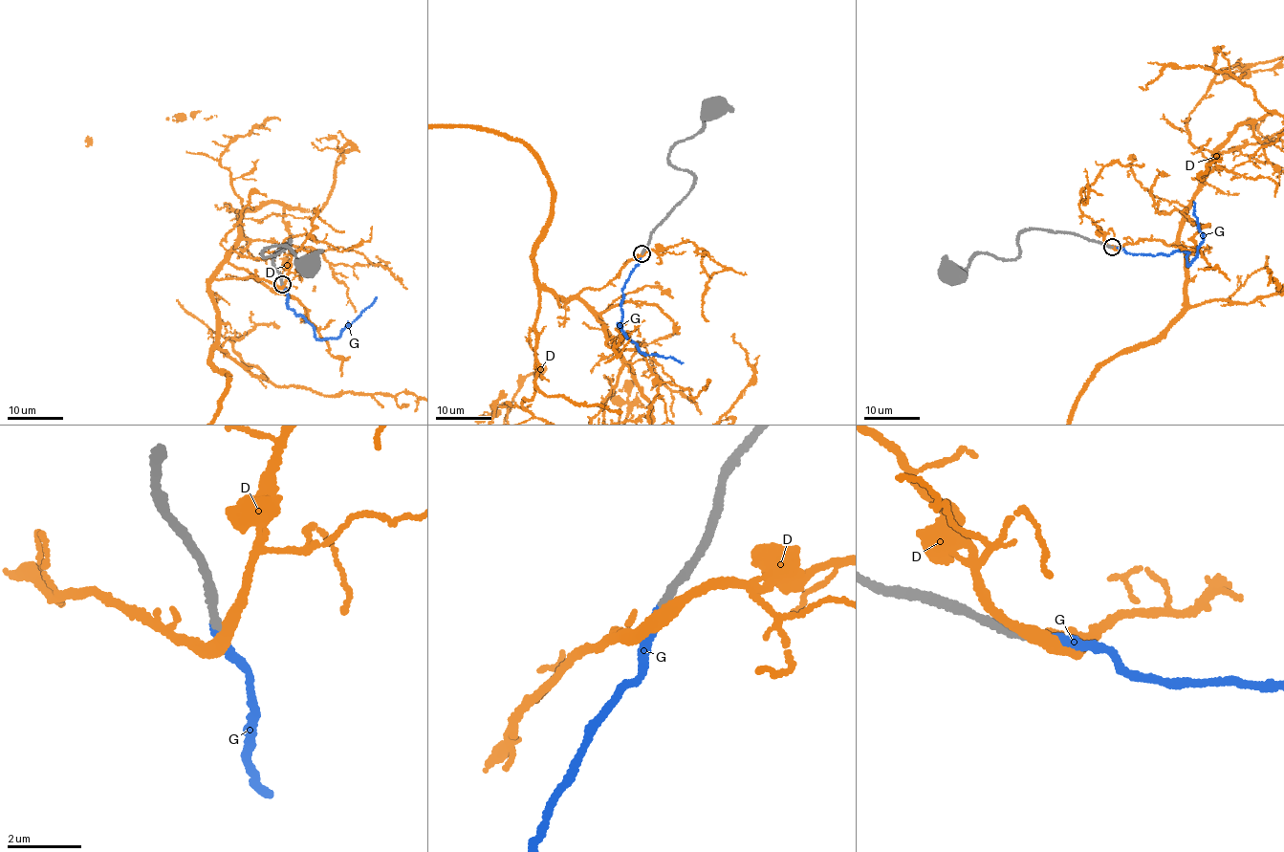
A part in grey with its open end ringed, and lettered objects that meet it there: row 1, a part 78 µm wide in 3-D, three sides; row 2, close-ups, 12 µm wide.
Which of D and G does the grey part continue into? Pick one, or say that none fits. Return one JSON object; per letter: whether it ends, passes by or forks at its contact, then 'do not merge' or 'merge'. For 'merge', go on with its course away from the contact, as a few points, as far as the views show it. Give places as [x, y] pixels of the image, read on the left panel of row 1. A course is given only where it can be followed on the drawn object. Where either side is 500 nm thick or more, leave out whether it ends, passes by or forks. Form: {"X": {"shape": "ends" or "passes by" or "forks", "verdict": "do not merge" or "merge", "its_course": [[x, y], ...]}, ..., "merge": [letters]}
{"D": {"shape": "passes by", "verdict": "do not merge"}, "G": {"shape": "ends", "verdict": "merge", "its_course": [[281, 284], [286, 289], [288, 308], [313, 325], [314, 336], [318, 339], [334, 338], [376, 296]]}, "merge": ["G"]}

